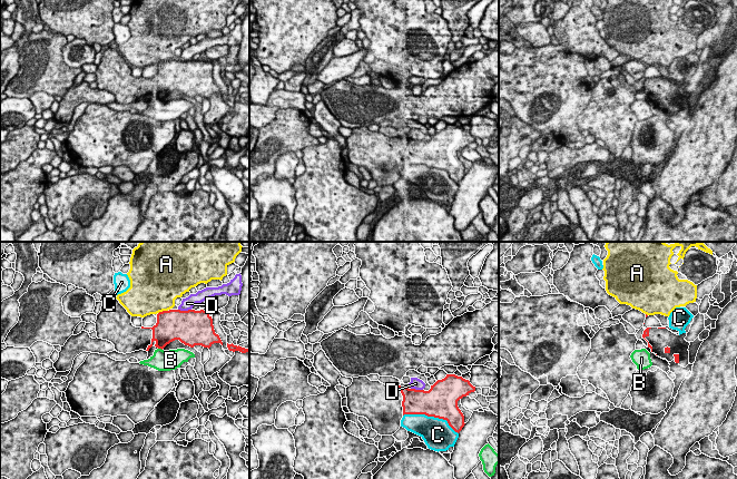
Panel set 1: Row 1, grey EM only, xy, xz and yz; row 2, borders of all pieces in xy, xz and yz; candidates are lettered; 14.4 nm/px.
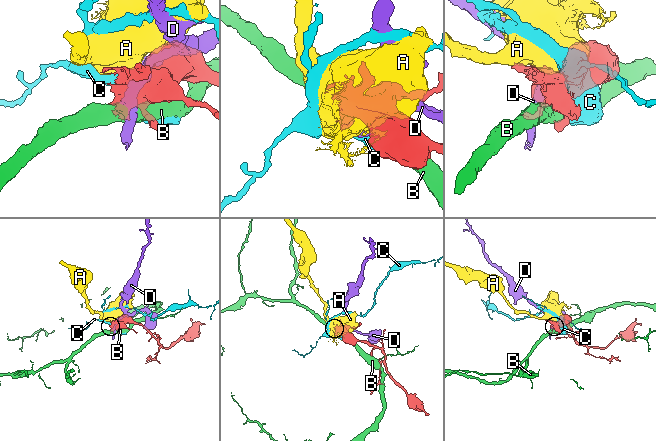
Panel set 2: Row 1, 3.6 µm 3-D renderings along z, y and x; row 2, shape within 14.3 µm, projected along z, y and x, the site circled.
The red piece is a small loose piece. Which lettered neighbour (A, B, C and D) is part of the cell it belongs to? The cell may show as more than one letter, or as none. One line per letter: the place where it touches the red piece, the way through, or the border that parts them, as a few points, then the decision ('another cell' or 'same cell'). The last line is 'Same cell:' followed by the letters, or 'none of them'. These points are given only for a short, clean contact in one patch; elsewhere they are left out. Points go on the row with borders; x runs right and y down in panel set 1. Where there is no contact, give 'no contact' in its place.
A: contact xy (163, 311); another cell
B: contact xy (160, 348); another cell
C: contact xz (431, 416); another cell
D: contact xy (185, 311); another cell
Same cell: none of them

